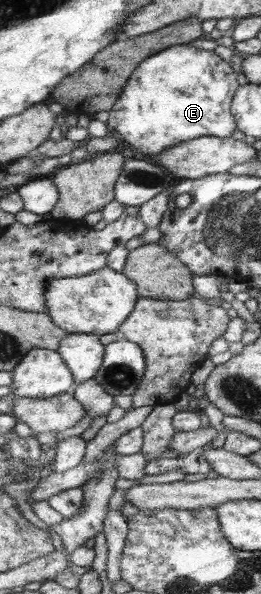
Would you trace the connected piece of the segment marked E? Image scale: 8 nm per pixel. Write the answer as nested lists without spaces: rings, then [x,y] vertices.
[[[191,43],[179,44],[160,51],[140,63],[126,83],[115,106],[109,111],[107,123],[114,135],[130,143],[133,146],[132,150],[143,158],[201,136],[230,138],[239,130],[235,113],[231,108],[240,87],[238,72],[224,58],[220,58],[212,50],[196,48]]]

